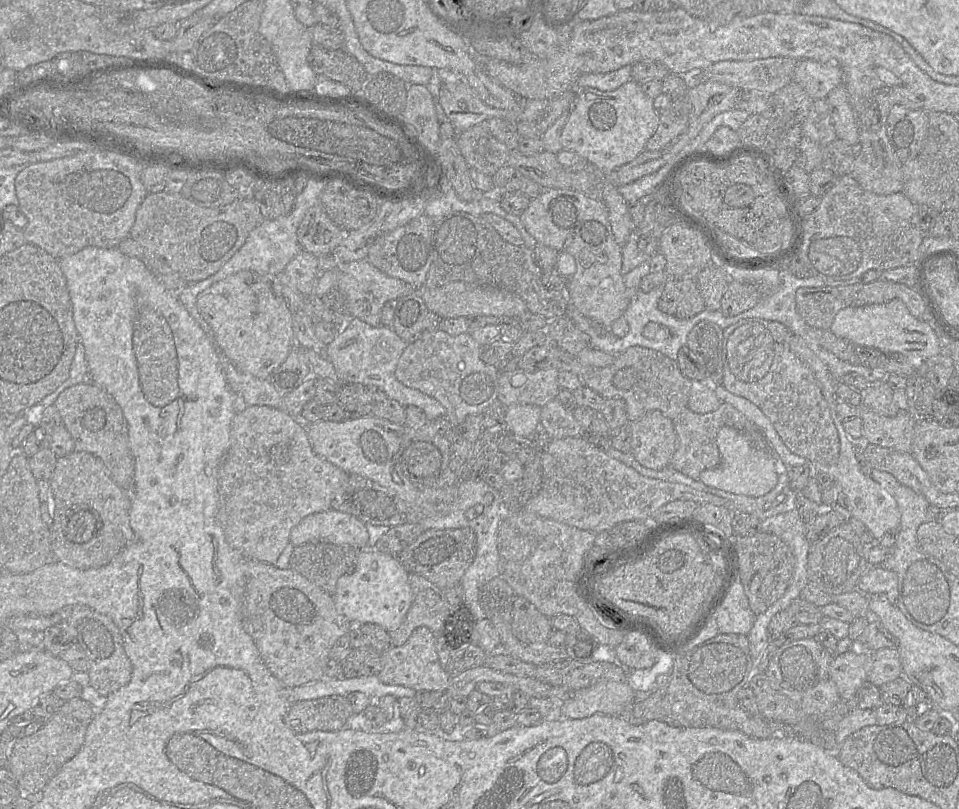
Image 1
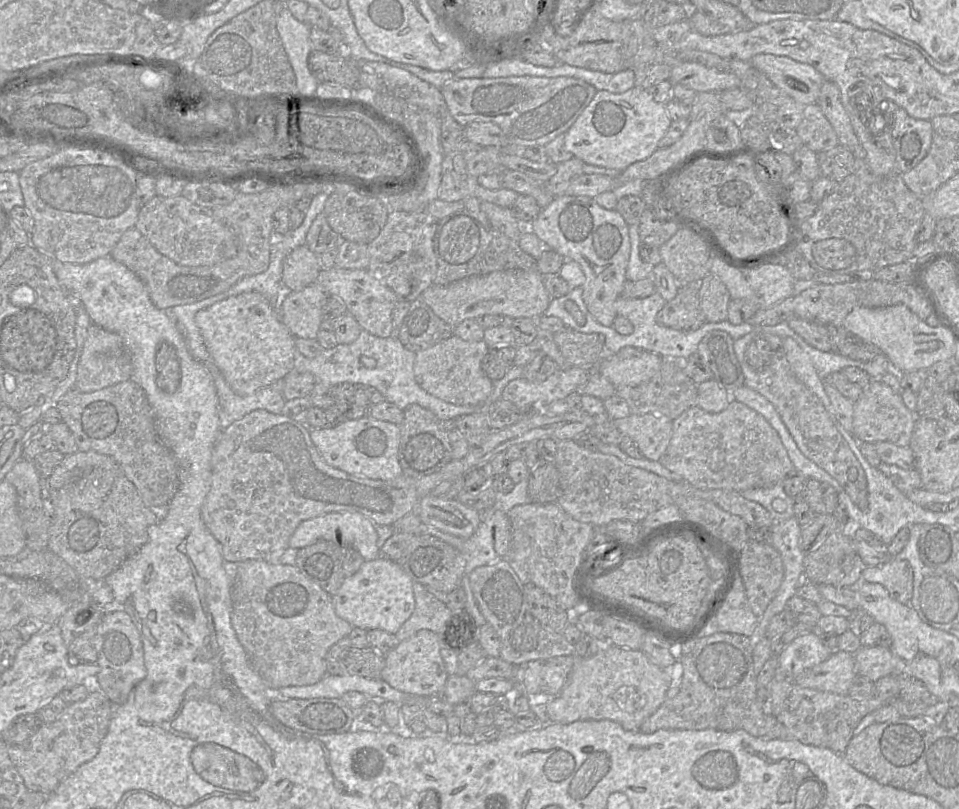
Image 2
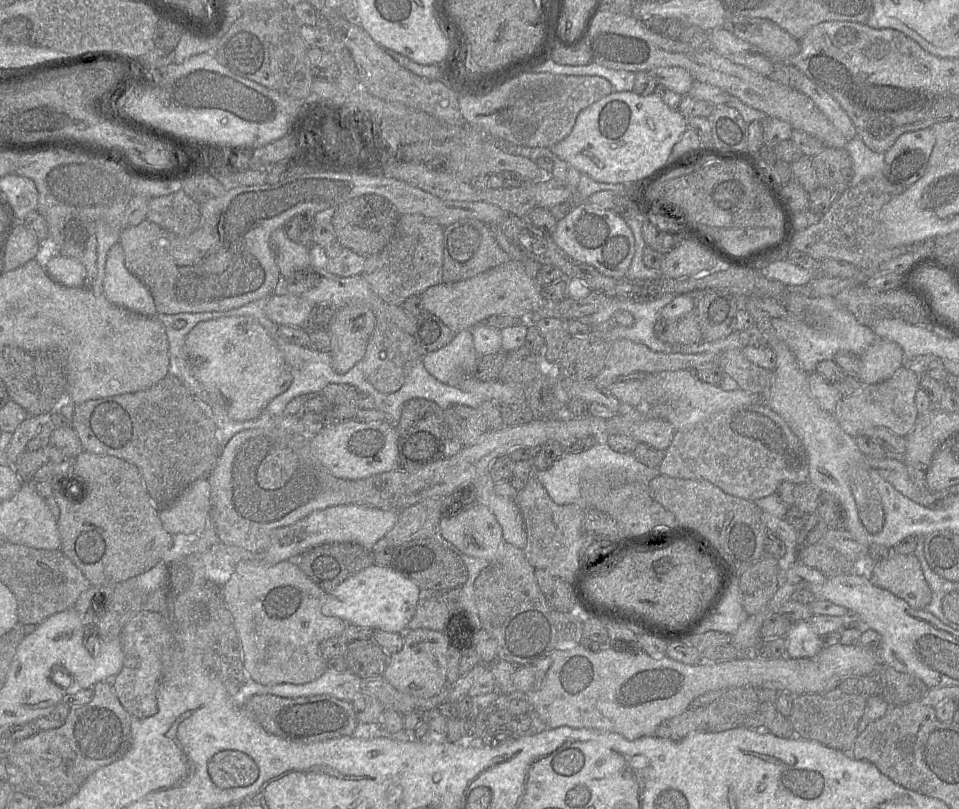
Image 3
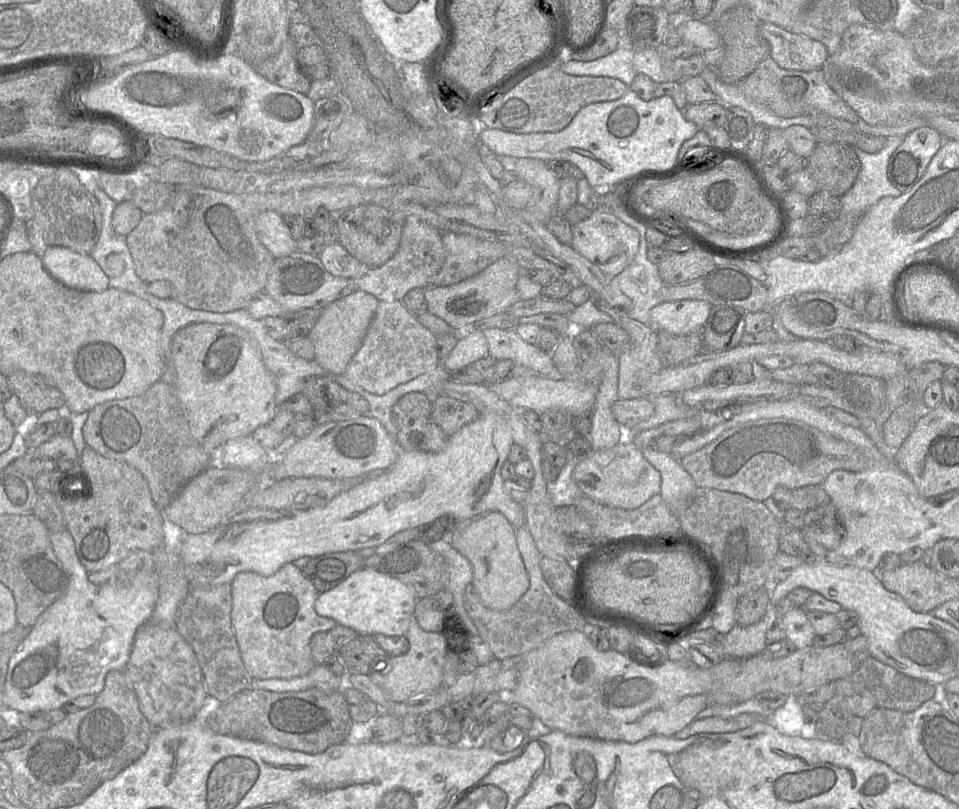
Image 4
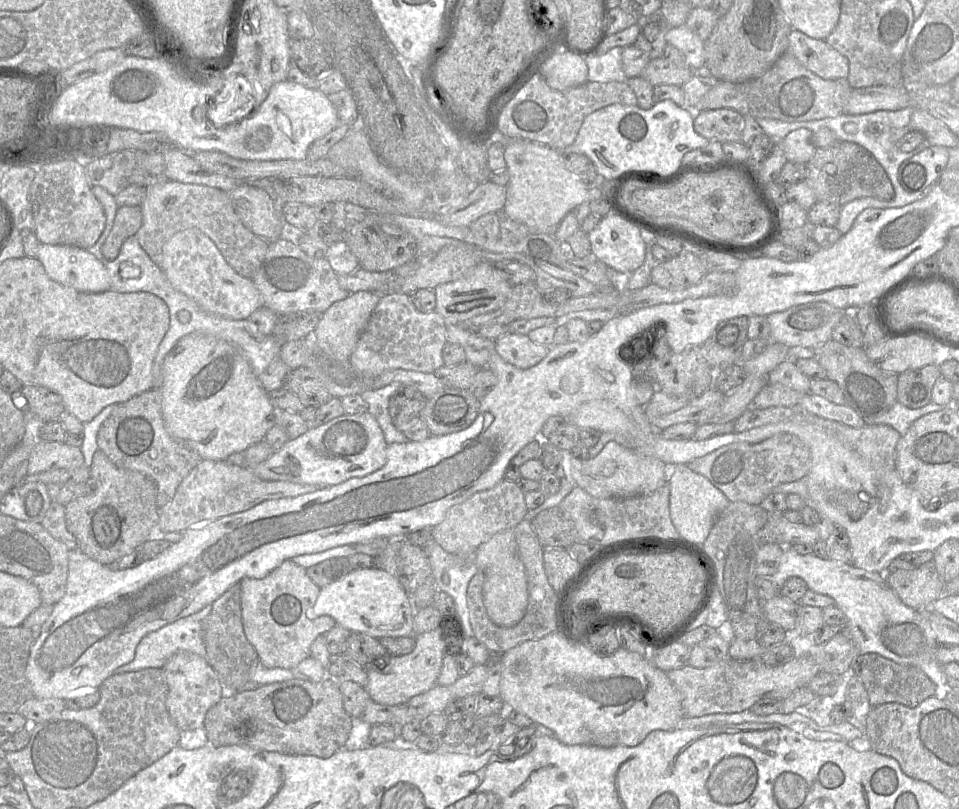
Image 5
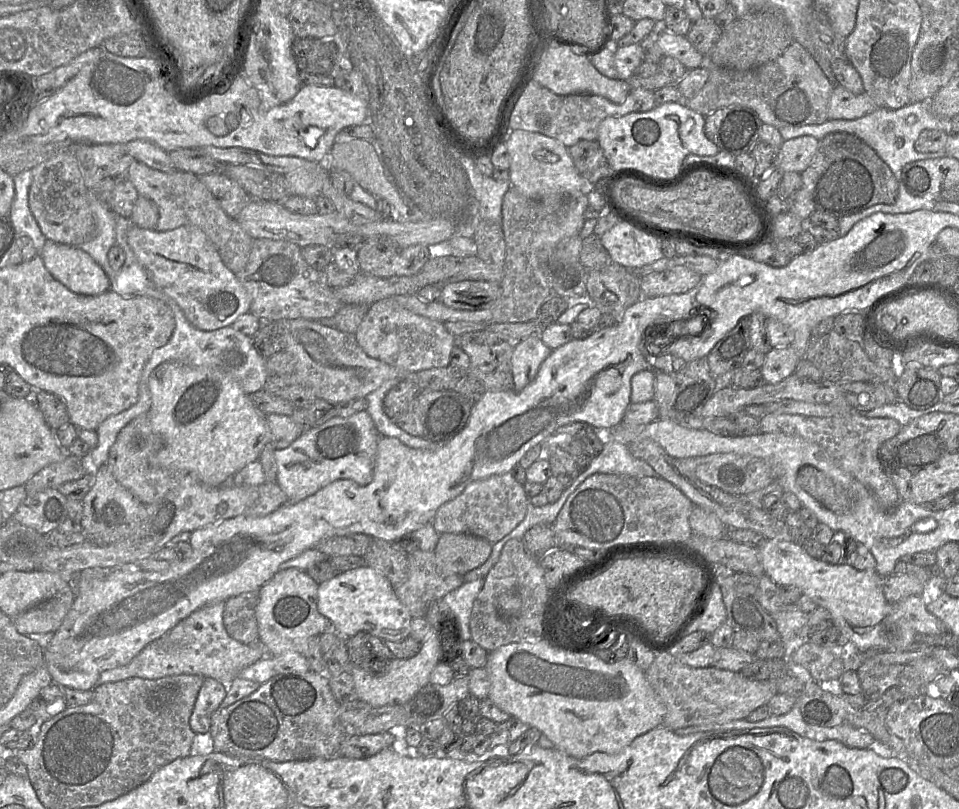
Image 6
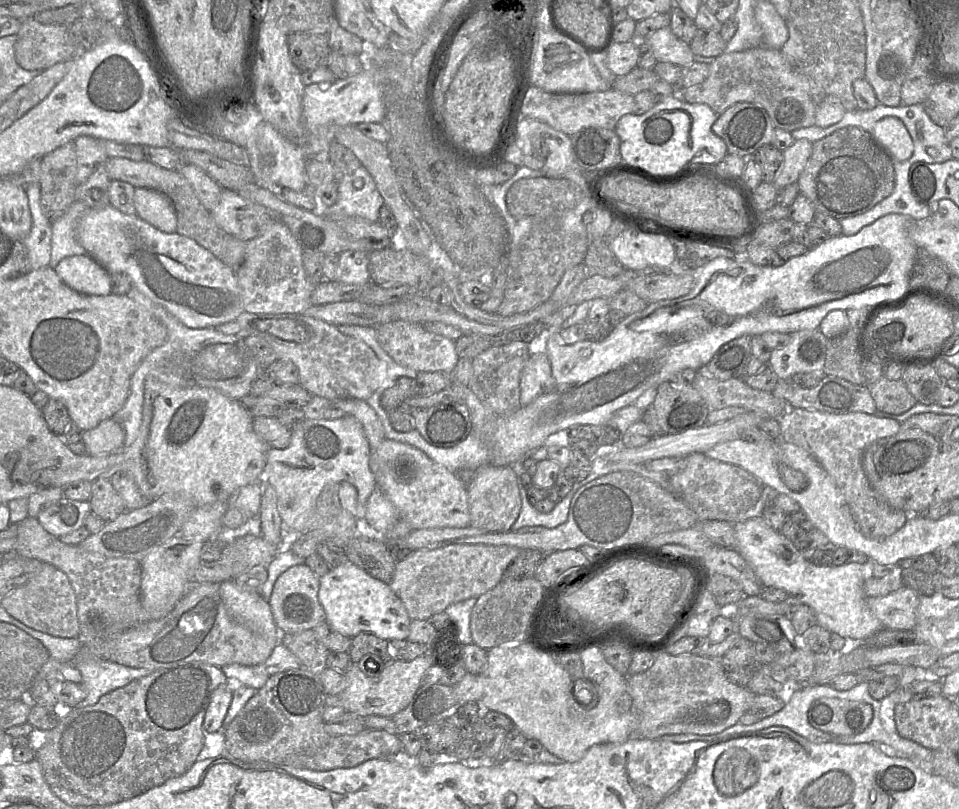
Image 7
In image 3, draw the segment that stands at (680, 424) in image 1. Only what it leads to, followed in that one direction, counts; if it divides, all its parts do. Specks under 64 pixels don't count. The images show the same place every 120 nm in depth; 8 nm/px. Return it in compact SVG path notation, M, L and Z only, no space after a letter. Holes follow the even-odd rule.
M762 401L729 408L711 415L691 429L675 431L658 469L661 475L672 478L707 480L727 494L750 501L776 493L783 481L799 484L809 480L809 458L803 442L786 421Z

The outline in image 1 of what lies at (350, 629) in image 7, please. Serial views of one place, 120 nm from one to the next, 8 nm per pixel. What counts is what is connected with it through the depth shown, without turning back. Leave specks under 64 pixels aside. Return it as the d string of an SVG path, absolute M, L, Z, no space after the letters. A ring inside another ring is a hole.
M374 547L359 550L354 570L337 581L333 599L338 613L351 625L373 623L388 632L396 630L412 604L409 574L395 556Z

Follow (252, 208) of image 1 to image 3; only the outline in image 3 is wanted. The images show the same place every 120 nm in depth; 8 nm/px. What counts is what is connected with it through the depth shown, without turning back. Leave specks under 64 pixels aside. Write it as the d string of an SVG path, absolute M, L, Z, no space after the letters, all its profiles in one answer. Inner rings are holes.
M182 189L149 200L146 220L178 236L194 232L200 224L200 218L200 204Z

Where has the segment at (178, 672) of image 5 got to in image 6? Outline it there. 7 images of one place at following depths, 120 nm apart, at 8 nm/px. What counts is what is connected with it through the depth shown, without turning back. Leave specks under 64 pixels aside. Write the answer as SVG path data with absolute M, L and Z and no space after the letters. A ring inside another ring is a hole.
M204 677L189 719L189 725L195 734L209 732L211 716L220 708L226 694L227 690L220 681Z

